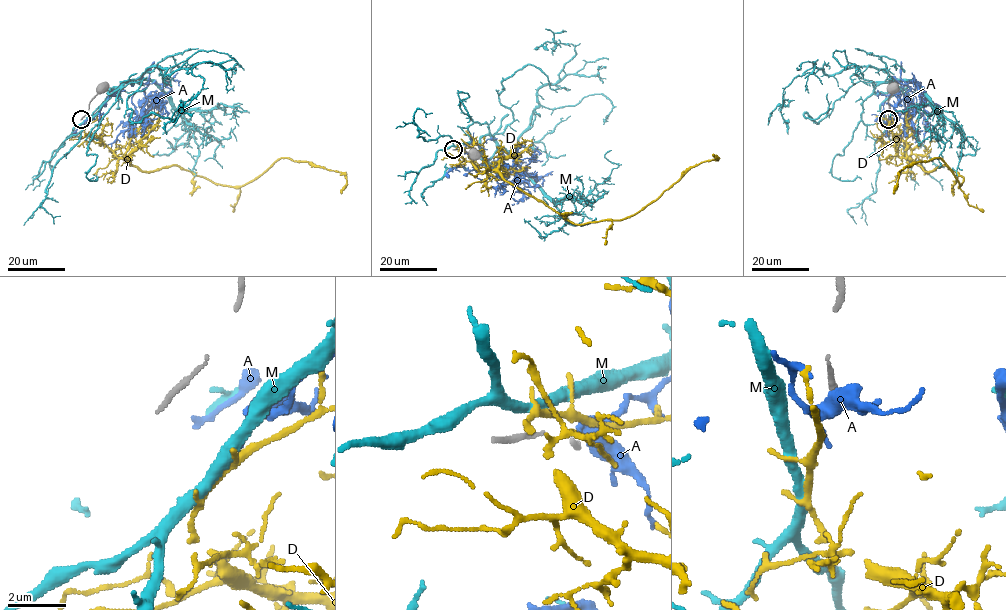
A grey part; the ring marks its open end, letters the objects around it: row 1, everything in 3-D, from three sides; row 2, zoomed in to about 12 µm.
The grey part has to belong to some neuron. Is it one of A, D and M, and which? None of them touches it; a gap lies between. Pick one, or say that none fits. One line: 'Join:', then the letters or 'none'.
Join: D

